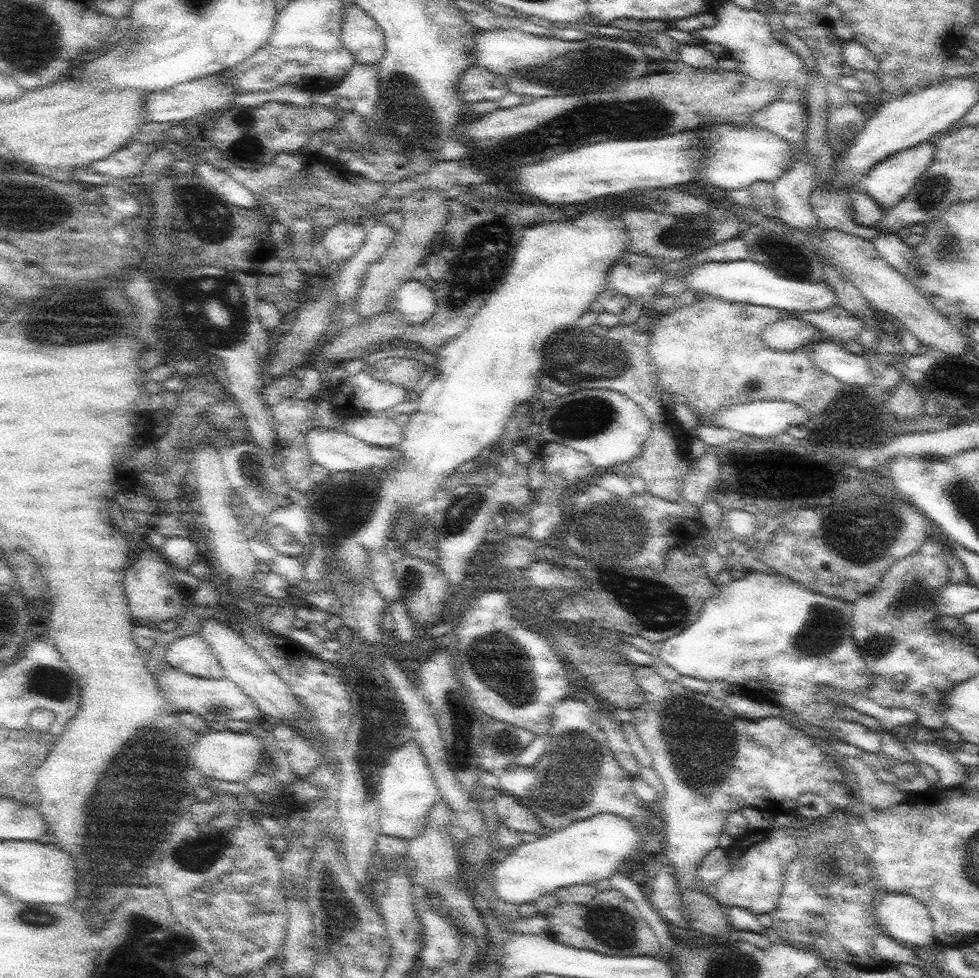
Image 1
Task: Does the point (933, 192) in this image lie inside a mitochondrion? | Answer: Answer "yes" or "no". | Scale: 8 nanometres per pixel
yes

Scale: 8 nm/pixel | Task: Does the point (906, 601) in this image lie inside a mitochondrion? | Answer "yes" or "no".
yes

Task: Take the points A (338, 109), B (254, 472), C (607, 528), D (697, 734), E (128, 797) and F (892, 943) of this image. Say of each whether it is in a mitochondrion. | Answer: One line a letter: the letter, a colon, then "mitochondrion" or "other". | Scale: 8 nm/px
A: other
B: mitochondrion
C: mitochondrion
D: mitochondrion
E: mitochondrion
F: other

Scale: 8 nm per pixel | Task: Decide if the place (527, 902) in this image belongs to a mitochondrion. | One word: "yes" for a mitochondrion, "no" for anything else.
no

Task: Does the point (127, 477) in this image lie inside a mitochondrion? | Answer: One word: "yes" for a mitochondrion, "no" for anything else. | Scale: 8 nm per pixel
no

